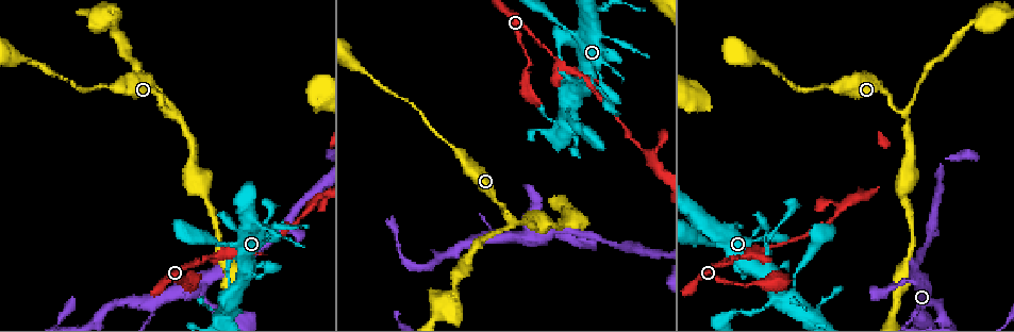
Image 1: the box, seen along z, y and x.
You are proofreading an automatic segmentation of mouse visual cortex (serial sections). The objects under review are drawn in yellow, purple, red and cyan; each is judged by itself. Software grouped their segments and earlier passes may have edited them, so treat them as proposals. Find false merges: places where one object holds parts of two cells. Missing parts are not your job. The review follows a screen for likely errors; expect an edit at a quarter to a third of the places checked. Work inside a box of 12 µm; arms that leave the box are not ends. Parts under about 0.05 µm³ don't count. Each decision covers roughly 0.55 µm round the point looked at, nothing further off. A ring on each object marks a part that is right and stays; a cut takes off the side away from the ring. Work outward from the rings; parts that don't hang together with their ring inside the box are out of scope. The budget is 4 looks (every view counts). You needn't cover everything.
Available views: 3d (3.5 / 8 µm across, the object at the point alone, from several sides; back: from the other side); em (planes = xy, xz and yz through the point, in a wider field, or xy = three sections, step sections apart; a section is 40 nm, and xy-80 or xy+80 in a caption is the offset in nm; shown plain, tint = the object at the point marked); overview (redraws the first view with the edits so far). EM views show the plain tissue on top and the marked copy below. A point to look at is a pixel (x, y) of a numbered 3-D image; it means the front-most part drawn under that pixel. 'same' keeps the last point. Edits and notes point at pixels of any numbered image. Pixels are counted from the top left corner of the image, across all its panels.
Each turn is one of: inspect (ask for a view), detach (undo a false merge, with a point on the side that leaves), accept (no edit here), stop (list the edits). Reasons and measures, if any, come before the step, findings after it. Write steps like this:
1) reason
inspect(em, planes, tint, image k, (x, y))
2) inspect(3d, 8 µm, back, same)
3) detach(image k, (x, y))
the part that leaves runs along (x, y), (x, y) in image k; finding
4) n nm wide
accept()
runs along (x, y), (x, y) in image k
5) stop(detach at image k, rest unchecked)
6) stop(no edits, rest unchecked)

sharp bend
inspect(3d, 8 µm, image 1, (254, 274))

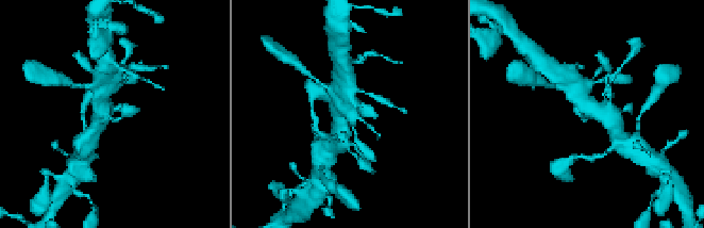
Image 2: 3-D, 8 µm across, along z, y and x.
inspect(em, xy, step 1, tint, image 2, (111, 117))

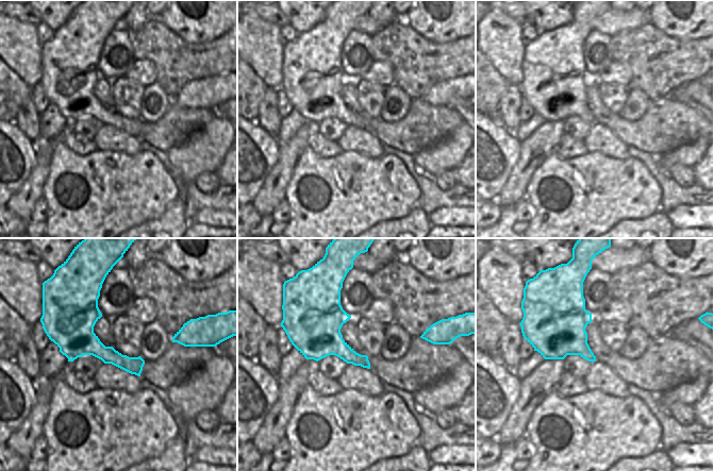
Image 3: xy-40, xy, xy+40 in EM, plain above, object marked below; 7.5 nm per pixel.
accept()
runs along (581, 97), (606, 115), (619, 136) in image 2; all the same cell

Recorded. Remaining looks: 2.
looks like a crossing
inspect(3d, 3.5 µm, back, image 1, (794, 292))

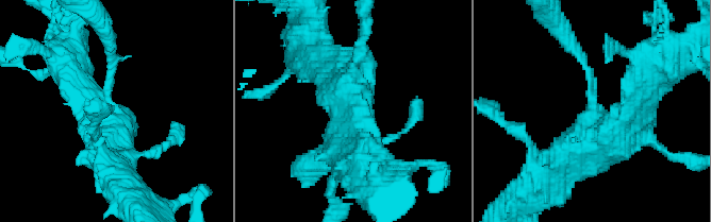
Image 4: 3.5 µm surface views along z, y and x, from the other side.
arms of 100, 200, 400, 500 nm
accept()
runs along (641, 95), (616, 133), (545, 175) in image 4; continuous, no second cell

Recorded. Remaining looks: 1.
stop(no edits, rest unchecked)

